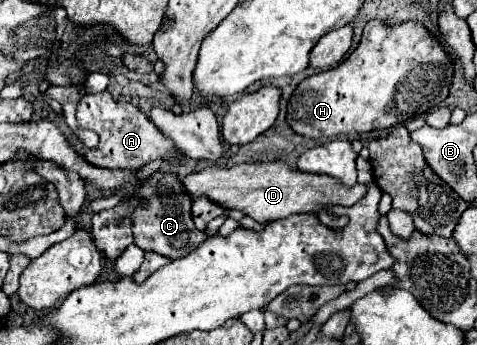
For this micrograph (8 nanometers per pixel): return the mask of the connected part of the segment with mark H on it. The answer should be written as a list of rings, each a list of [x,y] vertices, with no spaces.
[[[370,20],[358,48],[342,64],[298,84],[296,100],[288,104],[286,122],[306,138],[362,134],[406,124],[410,118],[434,110],[448,96],[452,74],[452,60],[422,24],[386,26],[380,20]]]

